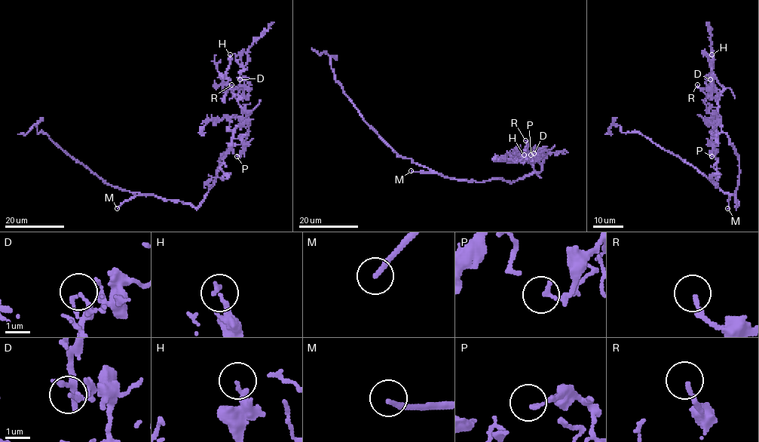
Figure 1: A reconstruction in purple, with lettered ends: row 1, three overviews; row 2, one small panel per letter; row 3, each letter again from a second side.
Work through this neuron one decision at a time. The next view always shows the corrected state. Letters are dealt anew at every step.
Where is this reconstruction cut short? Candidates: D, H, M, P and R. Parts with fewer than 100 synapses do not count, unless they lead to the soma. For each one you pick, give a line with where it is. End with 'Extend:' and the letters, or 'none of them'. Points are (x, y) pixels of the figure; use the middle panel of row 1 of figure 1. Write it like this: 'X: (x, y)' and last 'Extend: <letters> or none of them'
M: (411, 170)
Extend: M

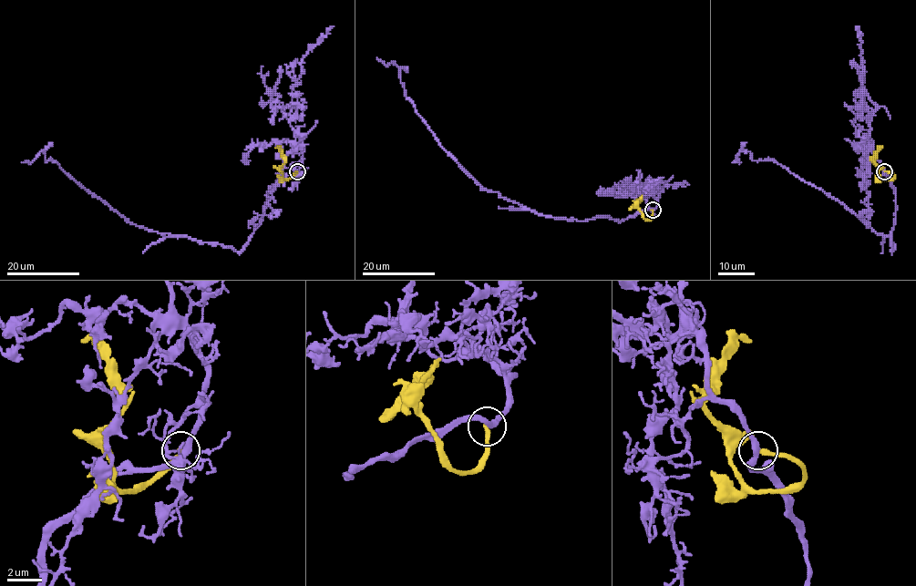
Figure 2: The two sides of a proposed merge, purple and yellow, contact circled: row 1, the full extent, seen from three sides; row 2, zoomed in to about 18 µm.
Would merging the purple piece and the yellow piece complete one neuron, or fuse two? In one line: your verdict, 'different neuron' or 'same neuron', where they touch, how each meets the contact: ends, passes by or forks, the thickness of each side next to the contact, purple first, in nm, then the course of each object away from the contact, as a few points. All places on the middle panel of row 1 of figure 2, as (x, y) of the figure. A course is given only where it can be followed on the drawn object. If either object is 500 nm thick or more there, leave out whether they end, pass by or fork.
different neuron | (653, 210) | purple passes by | yellow ends | 360/260 nm | purple via (652, 210), (623, 221), (554, 219), (484, 190), (439, 144), (406, 96), (399, 67), (377, 57) | yellow via (652, 210), (652, 217), (645, 220), (637, 205), (641, 200), (632, 209)

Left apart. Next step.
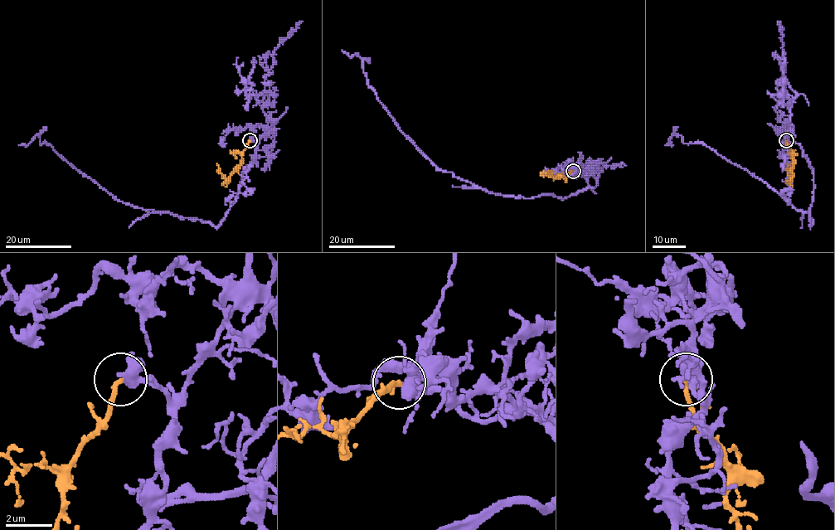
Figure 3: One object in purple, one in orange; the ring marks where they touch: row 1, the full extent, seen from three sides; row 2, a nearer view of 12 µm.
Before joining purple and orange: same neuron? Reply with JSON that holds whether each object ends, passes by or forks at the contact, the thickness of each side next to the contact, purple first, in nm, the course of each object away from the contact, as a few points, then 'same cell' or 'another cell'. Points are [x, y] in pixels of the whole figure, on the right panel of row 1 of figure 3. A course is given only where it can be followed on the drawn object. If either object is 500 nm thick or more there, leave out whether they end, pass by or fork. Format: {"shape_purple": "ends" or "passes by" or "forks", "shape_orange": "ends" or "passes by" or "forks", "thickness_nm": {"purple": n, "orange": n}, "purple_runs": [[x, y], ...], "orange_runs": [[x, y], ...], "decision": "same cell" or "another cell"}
{"shape_purple": "passes by", "shape_orange": "ends", "thickness_nm": {"purple": 460, "orange": 200}, "purple_runs": [[786, 139], [791, 130], [813, 170], [812, 226], [808, 212], [700, 142], [672, 133], [665, 145]], "orange_runs": [[786, 140], [792, 153], [793, 174], [790, 179], [788, 162]], "decision": "same cell"}

